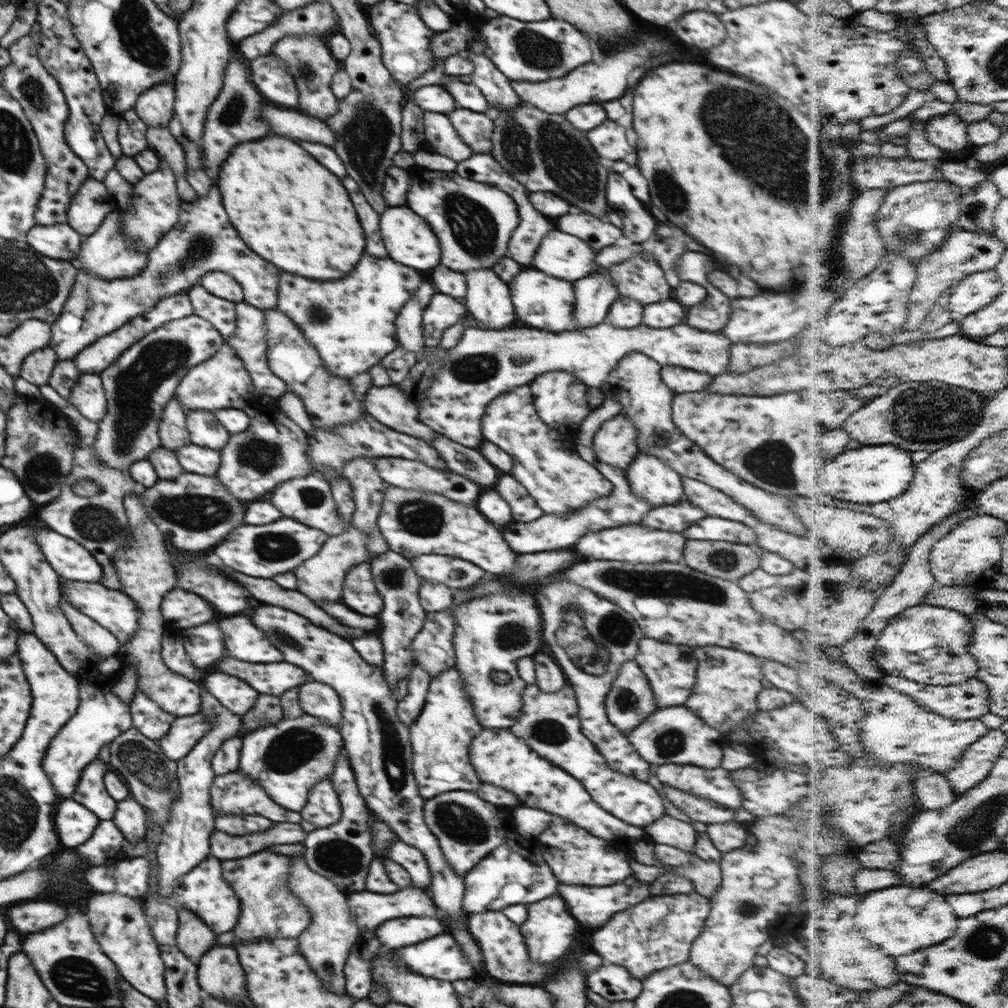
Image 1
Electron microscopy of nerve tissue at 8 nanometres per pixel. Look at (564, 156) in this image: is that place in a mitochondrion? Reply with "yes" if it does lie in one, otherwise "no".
yes

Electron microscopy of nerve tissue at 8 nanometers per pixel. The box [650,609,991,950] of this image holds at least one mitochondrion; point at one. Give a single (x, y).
(671, 742)

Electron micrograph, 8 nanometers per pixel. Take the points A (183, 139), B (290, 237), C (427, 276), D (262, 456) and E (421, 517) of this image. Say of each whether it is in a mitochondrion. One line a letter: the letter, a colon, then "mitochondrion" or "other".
A: other
B: other
C: other
D: mitochondrion
E: mitochondrion

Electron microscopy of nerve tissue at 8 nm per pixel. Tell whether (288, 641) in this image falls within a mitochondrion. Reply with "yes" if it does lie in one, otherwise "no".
yes

